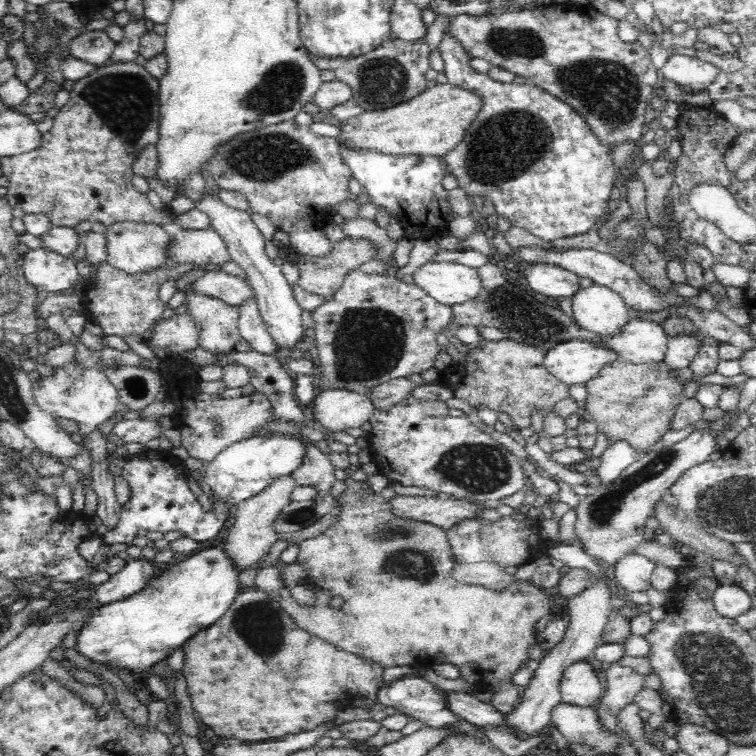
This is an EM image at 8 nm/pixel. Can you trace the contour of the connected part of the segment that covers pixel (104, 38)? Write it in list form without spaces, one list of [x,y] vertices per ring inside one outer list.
[[[92,30],[74,37],[68,44],[72,57],[76,57],[89,65],[101,67],[110,60],[115,42],[106,32]]]

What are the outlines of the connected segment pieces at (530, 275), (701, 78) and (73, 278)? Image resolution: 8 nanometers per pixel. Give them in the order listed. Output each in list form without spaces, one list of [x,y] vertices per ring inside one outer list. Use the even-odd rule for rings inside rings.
[[[529,266],[524,272],[531,292],[545,294],[546,297],[573,296],[579,289],[579,277],[571,270],[558,266]]]
[[[672,53],[662,66],[660,75],[684,87],[684,90],[704,91],[714,82],[719,70],[714,64],[697,57]]]
[[[43,248],[24,253],[23,277],[41,295],[66,290],[80,282],[72,256],[62,256]]]

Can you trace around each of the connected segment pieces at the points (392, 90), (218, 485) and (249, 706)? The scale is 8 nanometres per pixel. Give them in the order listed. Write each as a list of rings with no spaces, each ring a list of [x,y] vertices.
[[[437,14],[433,24],[427,26],[427,33],[423,36],[423,40],[420,41],[401,41],[400,39],[391,39],[384,41],[378,48],[372,50],[372,52],[354,57],[351,59],[346,58],[334,58],[332,60],[317,60],[312,58],[316,62],[317,67],[320,70],[333,70],[335,72],[335,78],[338,81],[349,86],[352,92],[352,100],[361,106],[362,110],[386,110],[391,109],[392,106],[398,106],[403,102],[408,102],[411,98],[414,98],[420,92],[424,92],[431,84],[426,80],[426,72],[430,70],[430,52],[437,50],[437,44],[441,40],[441,35],[445,32],[447,22],[454,16],[448,16],[444,14]]]
[[[288,434],[256,436],[230,444],[212,461],[204,465],[204,478],[215,495],[223,498],[229,506],[262,493],[272,482],[294,475],[296,469],[307,460],[306,443]]]
[[[255,586],[242,590],[233,604],[216,622],[207,626],[204,630],[200,630],[189,641],[186,641],[184,645],[185,661],[182,672],[187,680],[187,692],[191,699],[193,712],[203,727],[209,727],[216,734],[224,738],[231,738],[231,740],[258,742],[290,734],[298,734],[298,732],[304,730],[312,730],[313,727],[320,726],[322,722],[334,720],[338,710],[353,706],[352,700],[357,698],[357,695],[366,695],[376,701],[377,690],[379,685],[382,684],[382,680],[384,680],[382,677],[384,666],[362,658],[360,655],[352,654],[347,650],[340,650],[334,644],[304,630],[303,627],[296,624],[296,621],[280,606],[276,599]]]

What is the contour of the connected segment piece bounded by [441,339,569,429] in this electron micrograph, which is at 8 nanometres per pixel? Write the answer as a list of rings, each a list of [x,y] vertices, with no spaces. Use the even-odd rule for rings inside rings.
[[[484,339],[480,346],[469,347],[466,352],[466,362],[453,362],[443,370],[441,385],[477,409],[506,412],[518,429],[530,428],[536,408],[545,414],[557,402],[569,397],[569,386],[546,371],[545,354],[540,349],[508,339],[499,342]]]

